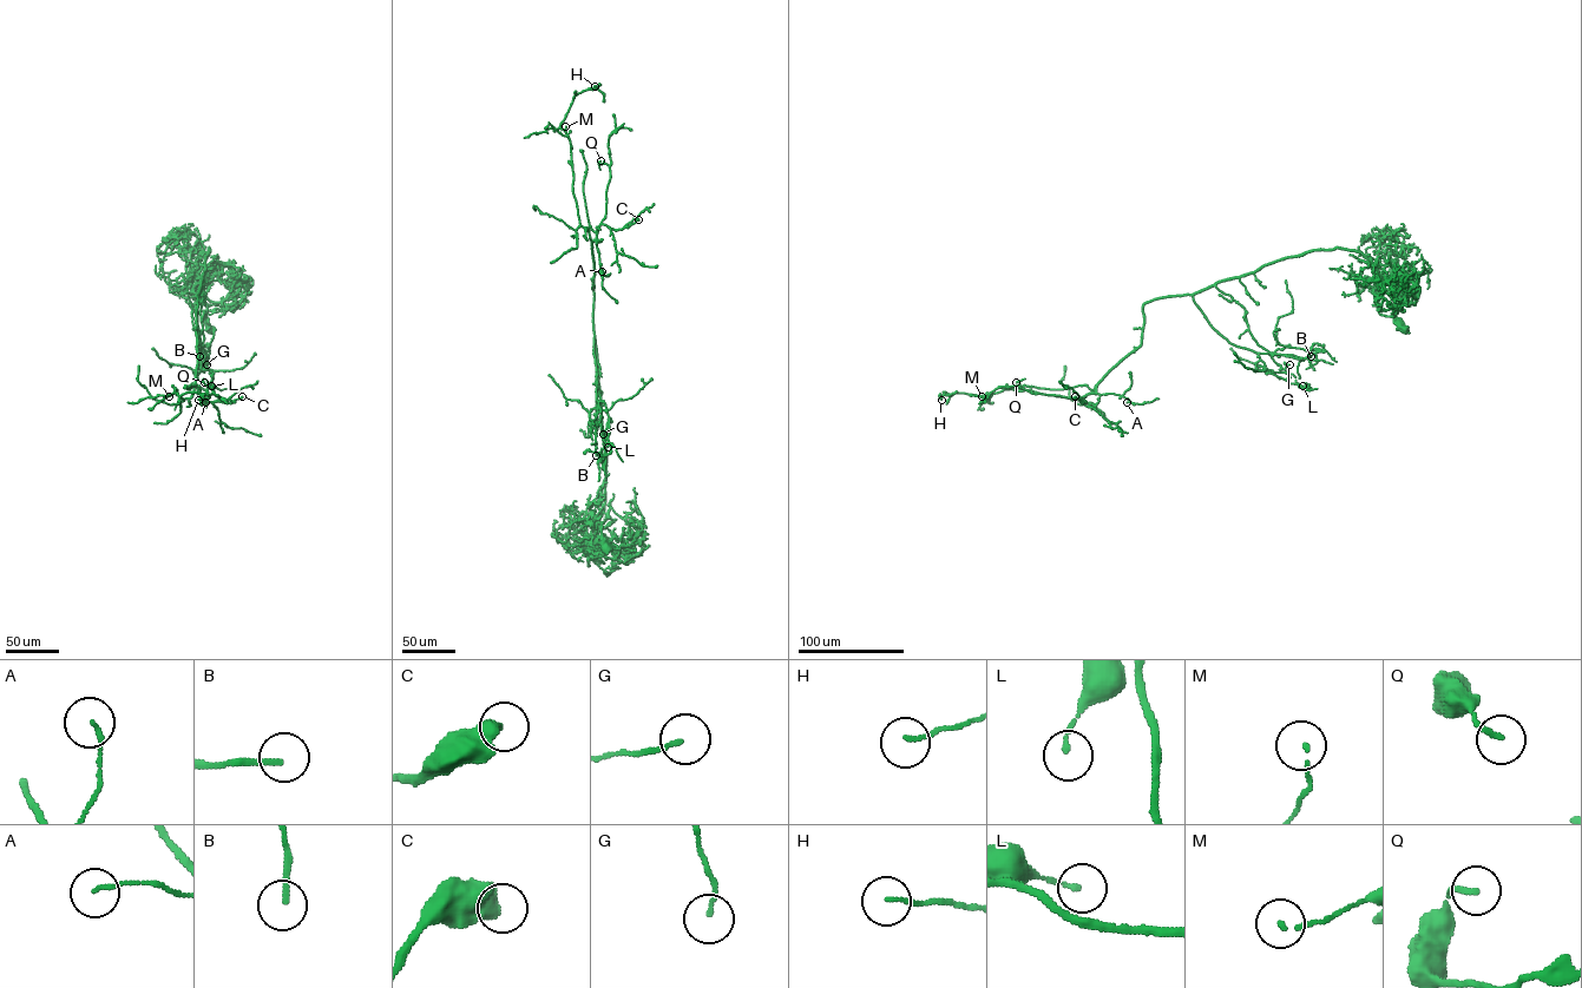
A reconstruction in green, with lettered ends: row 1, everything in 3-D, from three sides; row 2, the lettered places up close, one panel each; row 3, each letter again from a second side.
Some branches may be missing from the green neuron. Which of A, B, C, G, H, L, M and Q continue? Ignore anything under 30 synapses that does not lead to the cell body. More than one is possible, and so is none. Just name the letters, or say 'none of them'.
B

